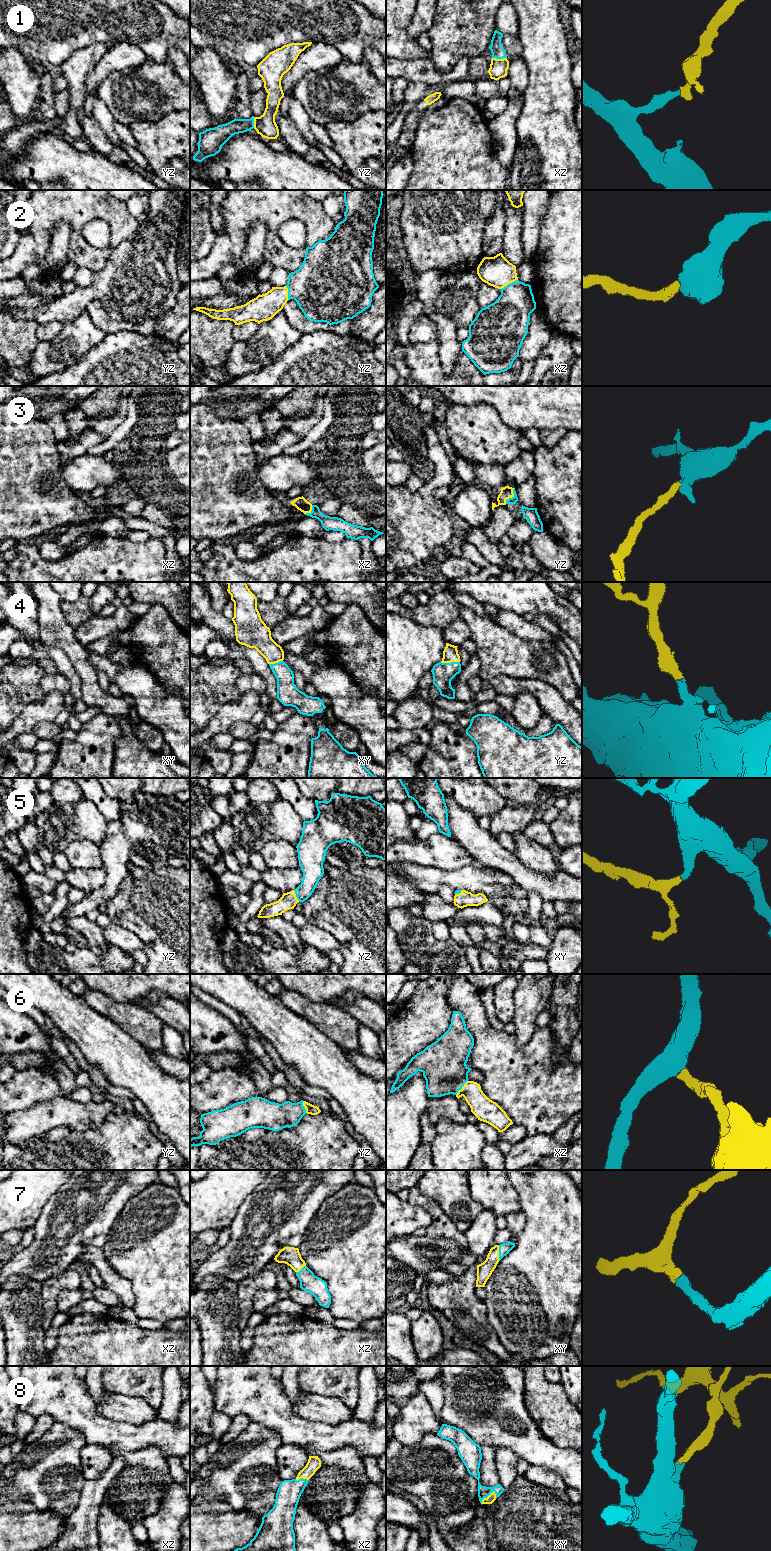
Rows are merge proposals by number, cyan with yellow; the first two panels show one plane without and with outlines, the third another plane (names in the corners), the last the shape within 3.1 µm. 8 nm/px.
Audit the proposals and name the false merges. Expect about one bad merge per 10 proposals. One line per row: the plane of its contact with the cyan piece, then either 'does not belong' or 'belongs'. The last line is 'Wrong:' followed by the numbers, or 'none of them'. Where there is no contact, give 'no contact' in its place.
1: meets cyan in xz; belongs
2: meets cyan in xz; belongs
3: meets cyan in yz; belongs
4: meets cyan in yz; belongs
5: meets cyan in yz; belongs
6: meets cyan in xz; belongs
7: meets cyan in xy; belongs
8: meets cyan in xy; belongs
Wrong: none of them

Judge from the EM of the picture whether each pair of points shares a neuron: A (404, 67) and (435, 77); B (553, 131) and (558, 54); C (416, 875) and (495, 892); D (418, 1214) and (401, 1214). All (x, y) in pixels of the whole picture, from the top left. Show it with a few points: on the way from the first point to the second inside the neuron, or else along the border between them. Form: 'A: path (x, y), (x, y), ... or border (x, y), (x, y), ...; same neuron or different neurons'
A: path (412, 70), (417, 70), (421, 74), (427, 74); same neuron
B: path (557, 112), (558, 73); same neuron
C: path (436, 878), (475, 878); same neuron
D: path (414, 1214), (405, 1214); same neuron

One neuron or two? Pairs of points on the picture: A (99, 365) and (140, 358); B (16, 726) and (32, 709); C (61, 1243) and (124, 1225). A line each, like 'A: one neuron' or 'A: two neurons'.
A: one neuron
B: one neuron
C: two neurons

